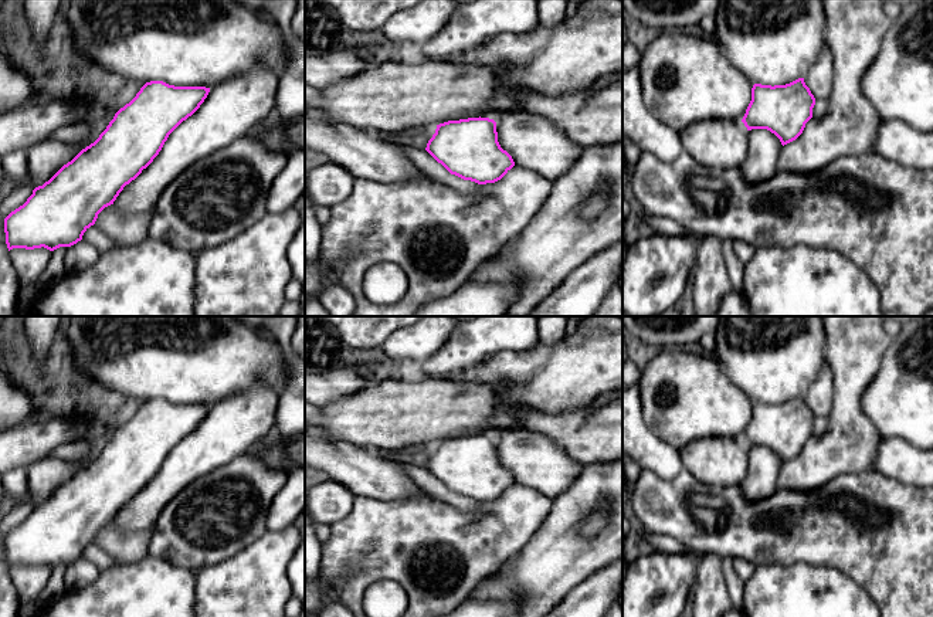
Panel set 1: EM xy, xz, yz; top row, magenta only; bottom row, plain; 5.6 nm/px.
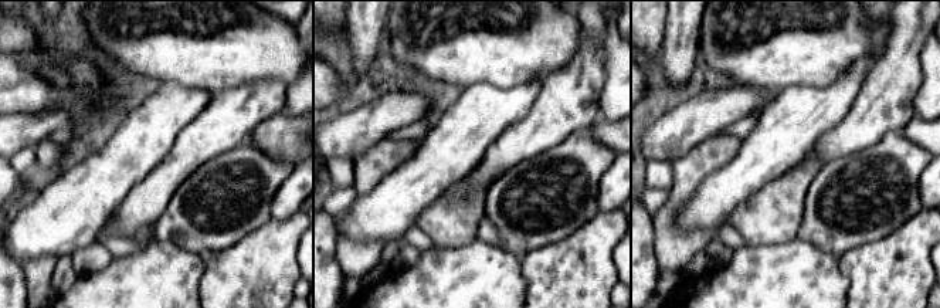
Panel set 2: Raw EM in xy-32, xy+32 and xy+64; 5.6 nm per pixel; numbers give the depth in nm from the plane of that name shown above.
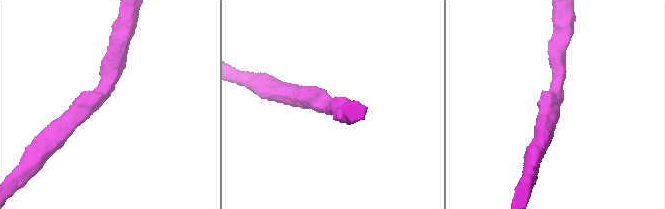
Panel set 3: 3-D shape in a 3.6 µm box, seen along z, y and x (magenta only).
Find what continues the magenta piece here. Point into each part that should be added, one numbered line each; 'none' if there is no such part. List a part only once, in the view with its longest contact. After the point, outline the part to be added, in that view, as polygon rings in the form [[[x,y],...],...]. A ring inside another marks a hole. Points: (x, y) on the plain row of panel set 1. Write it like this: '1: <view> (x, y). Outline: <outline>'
1: xy (231, 427). Outline: [[[268,387],[227,397],[167,455],[159,472],[123,505],[113,523],[123,533],[153,529],[167,502],[191,481],[250,451],[275,431],[278,394]]]

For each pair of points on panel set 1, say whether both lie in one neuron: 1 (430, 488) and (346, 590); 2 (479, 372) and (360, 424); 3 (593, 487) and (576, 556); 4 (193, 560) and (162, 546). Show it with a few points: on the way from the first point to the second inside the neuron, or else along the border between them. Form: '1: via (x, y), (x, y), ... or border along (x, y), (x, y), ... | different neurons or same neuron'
1: border along (427, 492), (457, 508) | different neurons
2: border along (444, 378), (453, 382), (485, 383), (489, 387) | different neurons
3: via (576, 504), (573, 507), (573, 539) | same neuron
4: via (186, 553), (179, 546), (169, 546) | same neuron

